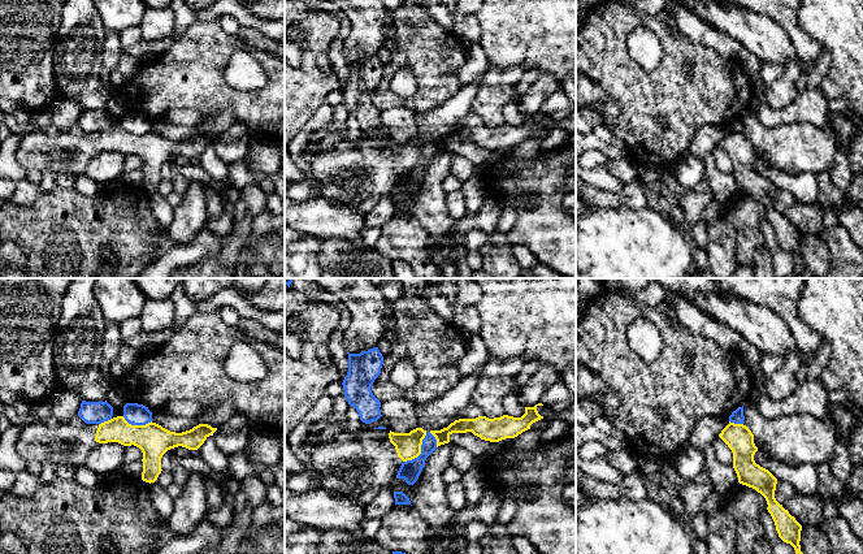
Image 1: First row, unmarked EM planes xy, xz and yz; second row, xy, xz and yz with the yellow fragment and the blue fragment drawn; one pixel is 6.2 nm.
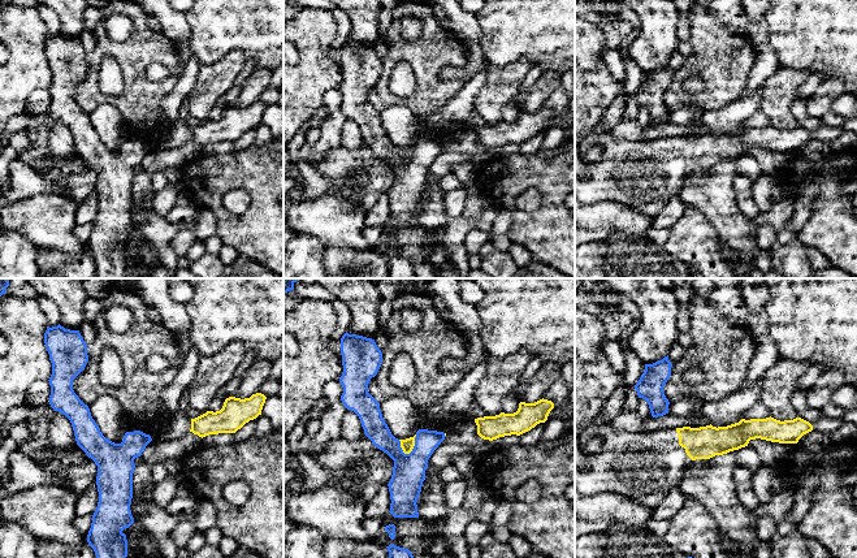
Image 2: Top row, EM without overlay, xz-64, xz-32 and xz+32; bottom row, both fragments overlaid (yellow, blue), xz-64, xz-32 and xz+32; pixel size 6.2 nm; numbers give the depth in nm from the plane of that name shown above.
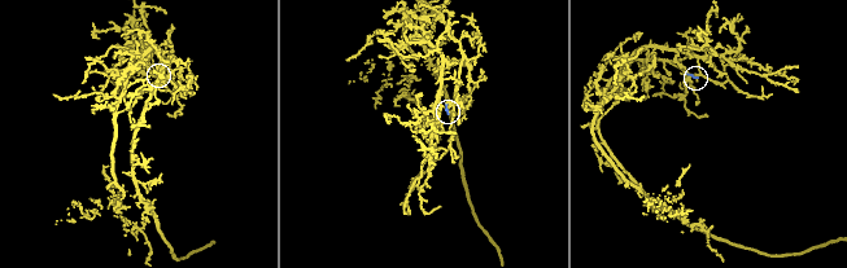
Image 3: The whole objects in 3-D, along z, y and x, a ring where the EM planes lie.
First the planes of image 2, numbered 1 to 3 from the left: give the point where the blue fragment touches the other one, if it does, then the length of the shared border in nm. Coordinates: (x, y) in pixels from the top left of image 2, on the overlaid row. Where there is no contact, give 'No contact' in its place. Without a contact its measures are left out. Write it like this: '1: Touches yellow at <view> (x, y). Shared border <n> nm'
1: No contact
2: Touches yellow at xz-32 (414, 445). Shared border 150 nm
3: No contact

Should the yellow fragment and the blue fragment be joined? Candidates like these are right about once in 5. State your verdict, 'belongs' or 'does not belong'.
does not belong

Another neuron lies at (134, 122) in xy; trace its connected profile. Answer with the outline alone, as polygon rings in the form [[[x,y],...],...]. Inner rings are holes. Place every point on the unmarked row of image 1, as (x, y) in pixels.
[[[126,112],[123,114],[123,126],[131,134],[146,134],[152,130],[152,121],[143,113]]]

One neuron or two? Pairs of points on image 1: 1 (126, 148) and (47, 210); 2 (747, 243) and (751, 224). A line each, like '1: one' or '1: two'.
1: two
2: one

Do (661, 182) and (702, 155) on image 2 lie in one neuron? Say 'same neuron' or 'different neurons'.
same neuron

